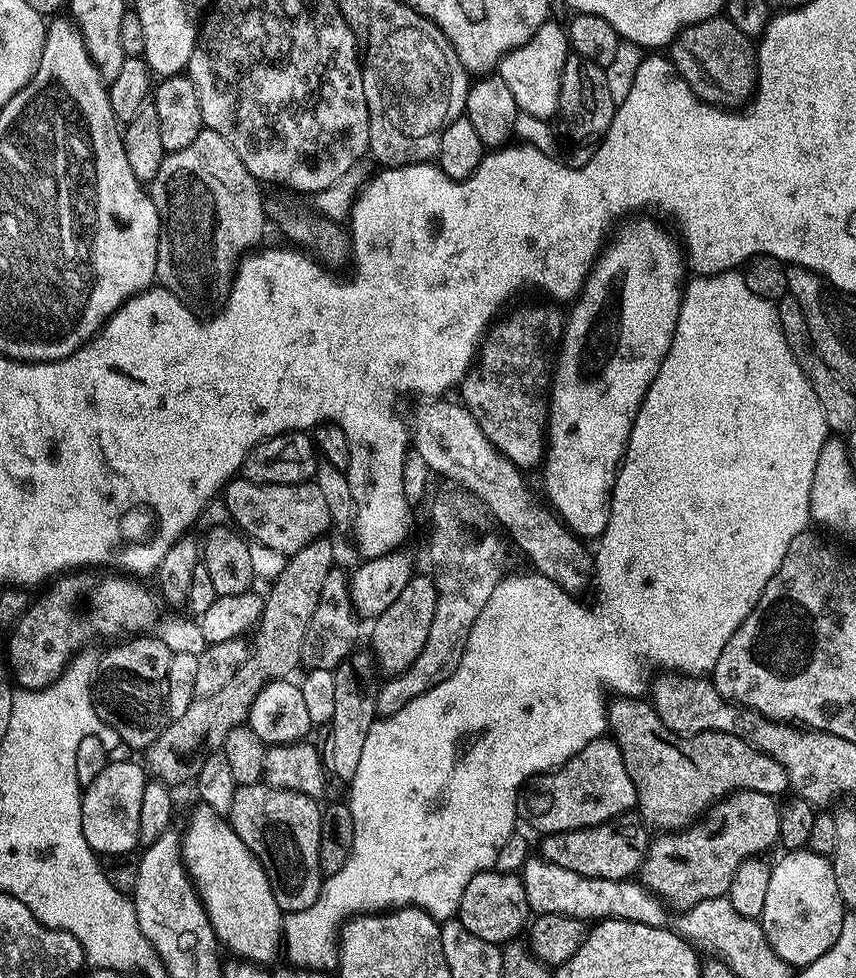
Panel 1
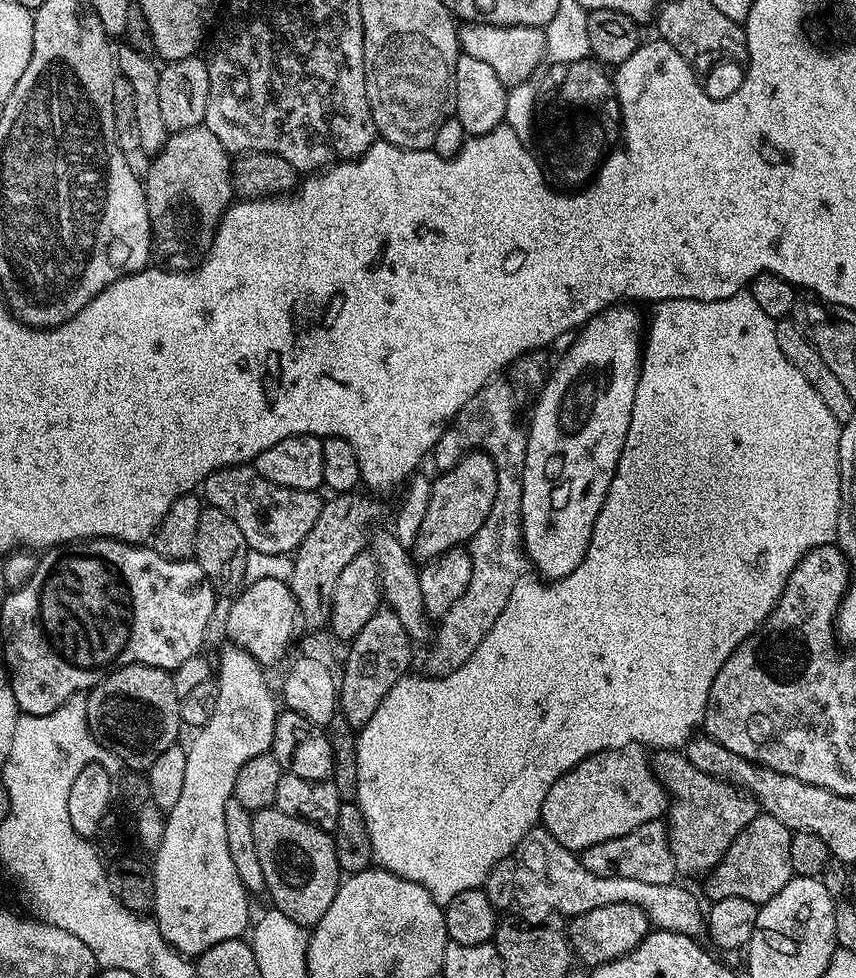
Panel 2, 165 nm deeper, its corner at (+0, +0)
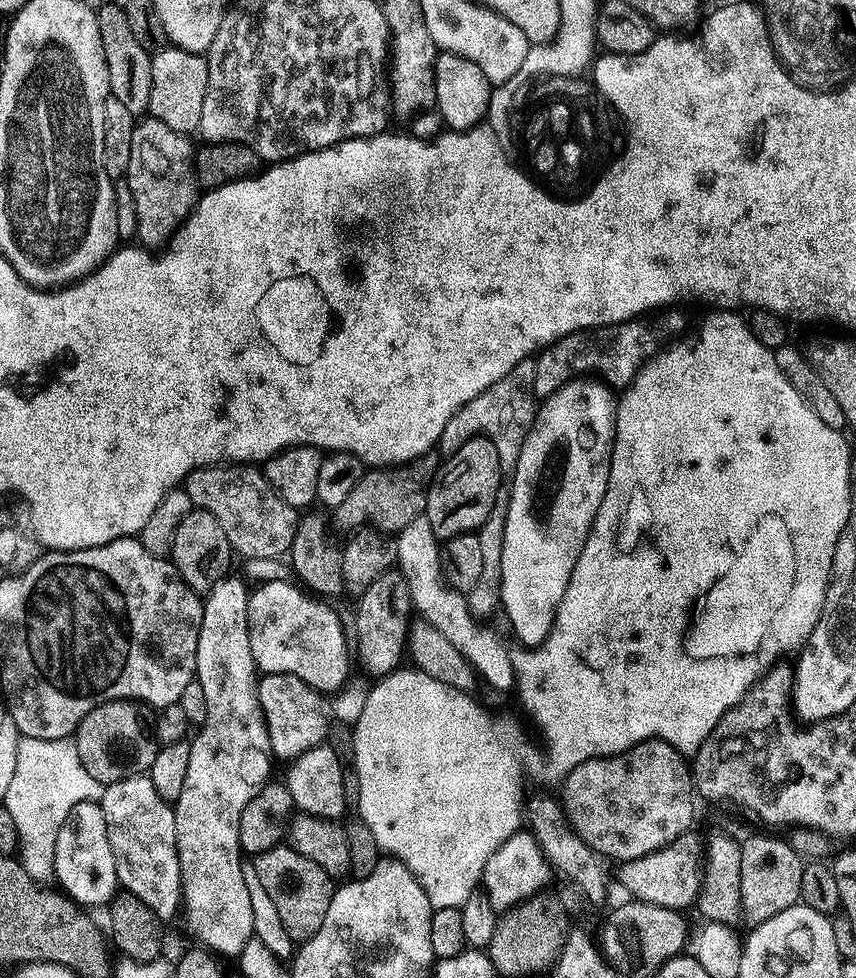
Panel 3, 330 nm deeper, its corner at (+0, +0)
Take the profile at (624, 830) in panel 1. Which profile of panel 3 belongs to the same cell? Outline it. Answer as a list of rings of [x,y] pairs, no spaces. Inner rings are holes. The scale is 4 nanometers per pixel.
[[[689,830],[674,842],[657,852],[643,856],[638,860],[626,860],[619,865],[620,884],[629,893],[629,897],[644,900],[647,904],[685,910],[697,903],[700,889],[704,883],[706,861],[706,840]]]

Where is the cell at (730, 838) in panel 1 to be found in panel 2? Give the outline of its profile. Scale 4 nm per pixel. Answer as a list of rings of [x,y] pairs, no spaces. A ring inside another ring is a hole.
[[[757,814],[748,823],[746,830],[738,834],[738,838],[730,846],[720,865],[713,868],[703,881],[704,888],[708,891],[707,899],[713,901],[733,896],[744,898],[759,906],[774,898],[794,875],[790,858],[792,834],[792,829],[782,826],[782,822],[778,822],[773,816]]]

